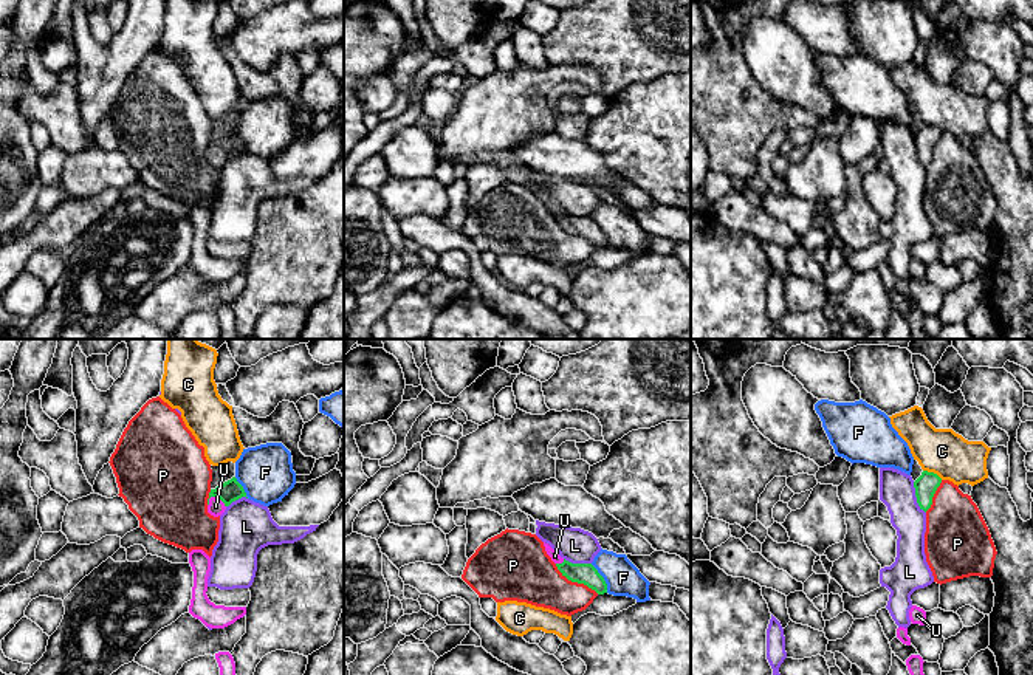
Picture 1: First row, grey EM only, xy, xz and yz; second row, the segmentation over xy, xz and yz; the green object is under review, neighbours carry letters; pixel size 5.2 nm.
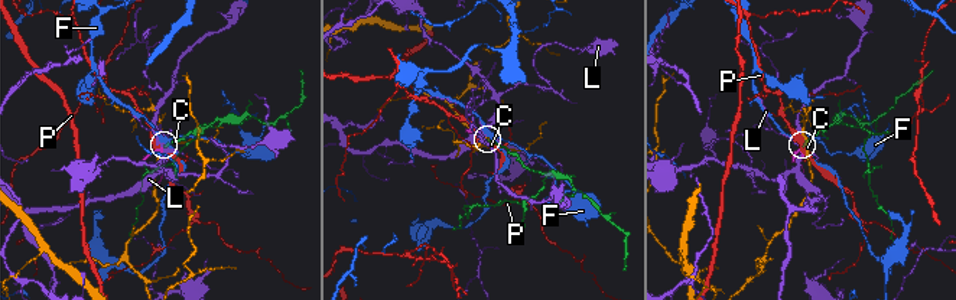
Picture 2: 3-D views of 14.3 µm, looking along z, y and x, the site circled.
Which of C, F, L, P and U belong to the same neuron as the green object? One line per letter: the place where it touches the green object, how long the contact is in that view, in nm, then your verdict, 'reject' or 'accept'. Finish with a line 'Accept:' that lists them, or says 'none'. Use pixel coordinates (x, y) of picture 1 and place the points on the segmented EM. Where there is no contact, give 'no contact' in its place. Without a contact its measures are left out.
C: meets green in yz at (933, 472); contact 120 nm long; reject
F: meets green in xz at (603, 578); contact 180 nm long; reject
L: meets green in yz at (916, 496); contact 180 nm long; reject
P: meets green in xz at (576, 581); contact 280 nm long; reject
U: meets green in xy at (217, 497); contact 100 nm long; accept
Accept: U

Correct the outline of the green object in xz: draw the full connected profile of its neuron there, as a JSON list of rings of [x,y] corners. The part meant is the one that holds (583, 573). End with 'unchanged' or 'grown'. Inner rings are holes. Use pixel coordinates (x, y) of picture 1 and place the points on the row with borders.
[[[544,542],[547,554],[556,564],[558,570],[571,582],[584,584],[595,590],[598,594],[607,593],[607,584],[604,577],[592,564],[571,564],[559,556],[548,543]]]; grown

